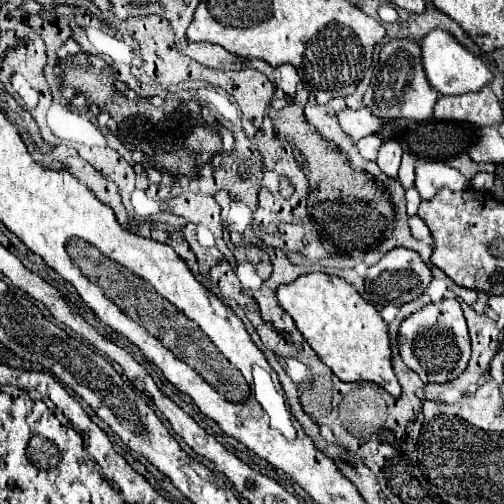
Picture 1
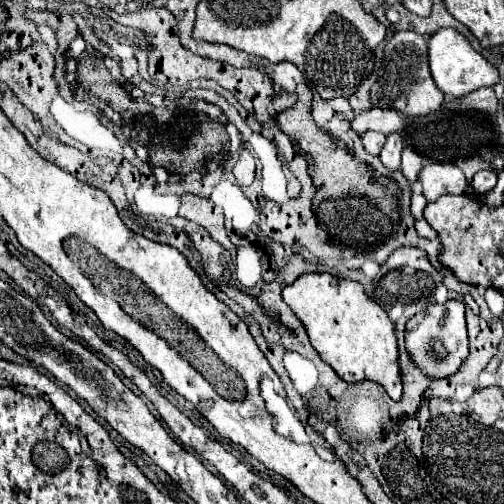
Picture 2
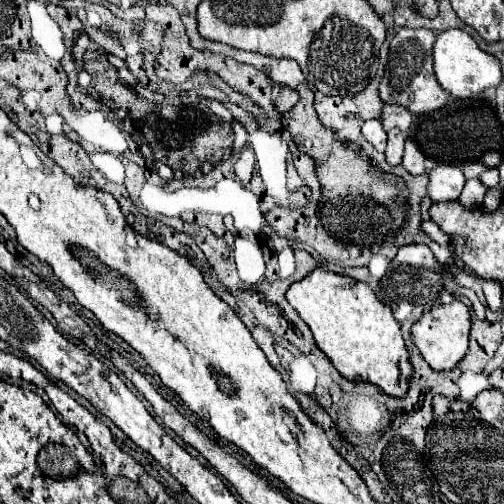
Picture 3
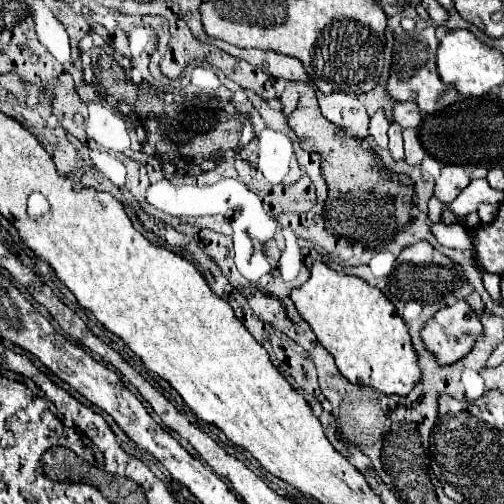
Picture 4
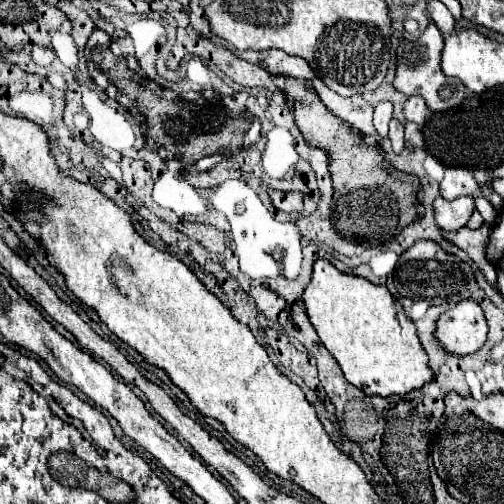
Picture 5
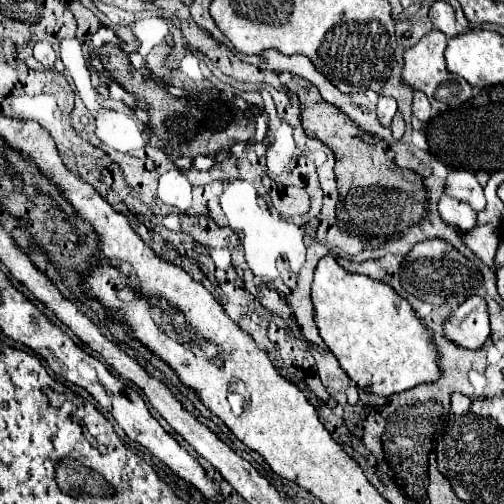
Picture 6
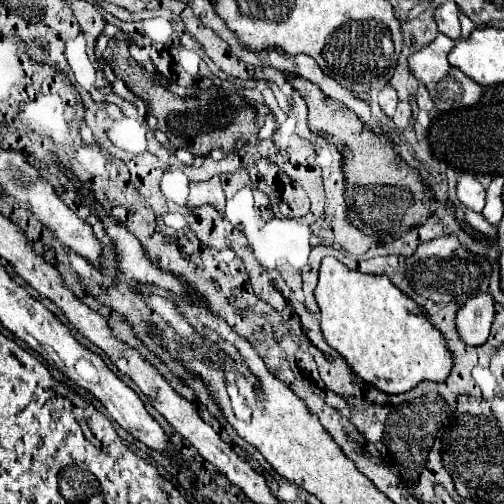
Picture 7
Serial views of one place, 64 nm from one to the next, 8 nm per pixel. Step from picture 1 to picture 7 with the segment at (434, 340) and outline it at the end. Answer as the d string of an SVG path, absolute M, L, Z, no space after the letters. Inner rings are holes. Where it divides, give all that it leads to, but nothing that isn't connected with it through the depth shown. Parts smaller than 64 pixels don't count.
M480 294L470 298L454 318L456 330L464 344L480 346L488 340L494 314L494 300L490 294Z

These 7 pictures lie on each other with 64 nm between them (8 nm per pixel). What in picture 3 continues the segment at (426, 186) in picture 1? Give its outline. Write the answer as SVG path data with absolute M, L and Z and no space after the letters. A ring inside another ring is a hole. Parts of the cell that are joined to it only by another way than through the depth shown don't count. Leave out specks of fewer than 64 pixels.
M440 164L428 172L428 196L432 202L456 200L466 184L466 178L458 166Z

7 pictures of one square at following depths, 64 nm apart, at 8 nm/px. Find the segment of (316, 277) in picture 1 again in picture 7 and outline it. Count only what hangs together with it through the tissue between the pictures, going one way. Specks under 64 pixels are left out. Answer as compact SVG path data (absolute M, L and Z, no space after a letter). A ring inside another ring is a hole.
M326 256L320 264L314 298L320 308L320 328L328 346L332 346L346 360L350 370L360 380L374 386L376 390L384 394L402 394L424 380L444 382L448 378L452 368L452 354L444 344L442 332L430 324L426 314L418 310L416 302L402 294L388 276L372 276L358 270L348 270L336 258Z

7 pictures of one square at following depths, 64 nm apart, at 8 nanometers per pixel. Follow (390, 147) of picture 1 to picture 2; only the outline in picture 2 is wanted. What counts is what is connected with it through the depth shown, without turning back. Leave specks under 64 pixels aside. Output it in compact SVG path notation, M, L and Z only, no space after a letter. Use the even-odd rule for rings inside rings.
M398 132L388 134L386 144L384 144L382 152L380 152L380 160L382 160L382 164L384 164L388 170L398 170L398 168L400 168L400 154L402 154L402 148L404 148L402 136L400 136Z

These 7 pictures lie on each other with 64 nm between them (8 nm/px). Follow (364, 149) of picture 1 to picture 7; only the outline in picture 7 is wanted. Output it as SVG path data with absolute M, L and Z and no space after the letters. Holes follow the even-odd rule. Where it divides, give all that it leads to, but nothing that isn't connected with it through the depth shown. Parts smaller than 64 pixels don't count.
M384 86L380 92L378 92L378 104L382 108L382 112L392 118L394 116L394 110L398 106L398 96L396 96L396 90L392 86Z

